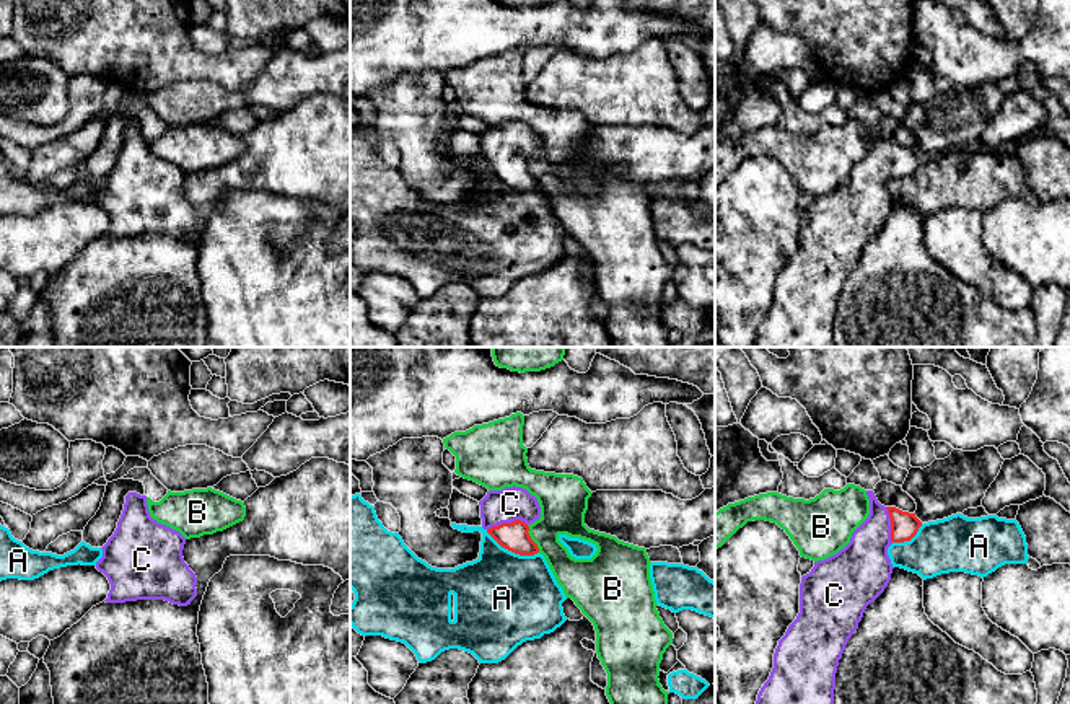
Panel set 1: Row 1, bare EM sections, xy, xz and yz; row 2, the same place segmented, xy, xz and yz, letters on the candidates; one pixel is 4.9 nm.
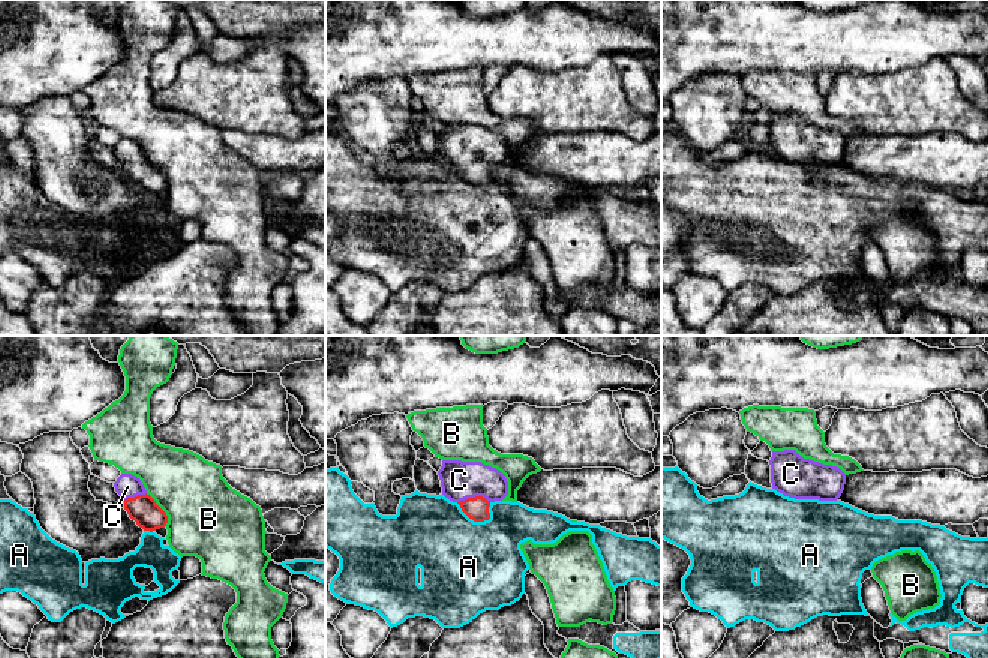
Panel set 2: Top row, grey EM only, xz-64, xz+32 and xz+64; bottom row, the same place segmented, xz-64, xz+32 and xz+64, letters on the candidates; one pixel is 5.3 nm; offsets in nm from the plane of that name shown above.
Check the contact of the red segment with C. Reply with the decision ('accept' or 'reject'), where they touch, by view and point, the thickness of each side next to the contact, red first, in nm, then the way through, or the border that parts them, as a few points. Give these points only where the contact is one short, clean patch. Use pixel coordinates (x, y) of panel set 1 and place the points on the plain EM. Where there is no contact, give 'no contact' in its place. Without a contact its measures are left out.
accept | xz (507, 158) | 140/170 nm | across xz (513, 171), (507, 158), (510, 139)

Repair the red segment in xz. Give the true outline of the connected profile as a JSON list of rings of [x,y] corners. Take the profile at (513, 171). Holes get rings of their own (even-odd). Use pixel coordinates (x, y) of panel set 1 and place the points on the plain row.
[[[523,122],[489,125],[479,137],[482,163],[505,184],[520,191],[534,191],[537,179],[529,171],[529,160],[539,155],[541,142]]]

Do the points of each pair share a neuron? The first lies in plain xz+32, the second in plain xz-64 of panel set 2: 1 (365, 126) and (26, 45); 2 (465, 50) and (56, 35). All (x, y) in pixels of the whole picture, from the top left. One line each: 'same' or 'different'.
1: different
2: same

